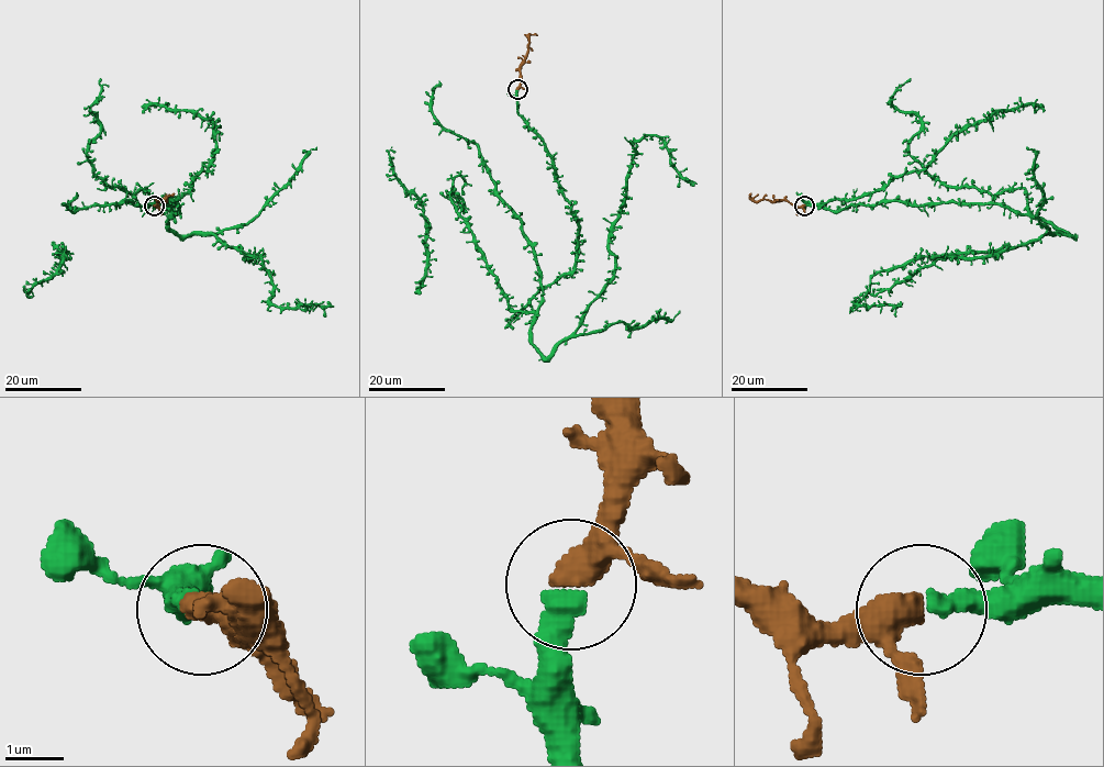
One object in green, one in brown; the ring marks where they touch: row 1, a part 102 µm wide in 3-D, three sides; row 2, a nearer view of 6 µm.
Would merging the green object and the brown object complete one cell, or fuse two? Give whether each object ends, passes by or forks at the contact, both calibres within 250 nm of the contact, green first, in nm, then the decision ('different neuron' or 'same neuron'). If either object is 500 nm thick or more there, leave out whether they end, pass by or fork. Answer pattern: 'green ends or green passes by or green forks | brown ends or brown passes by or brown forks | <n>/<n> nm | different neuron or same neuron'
green ends | brown passes by | 420/380 nm | same neuron

